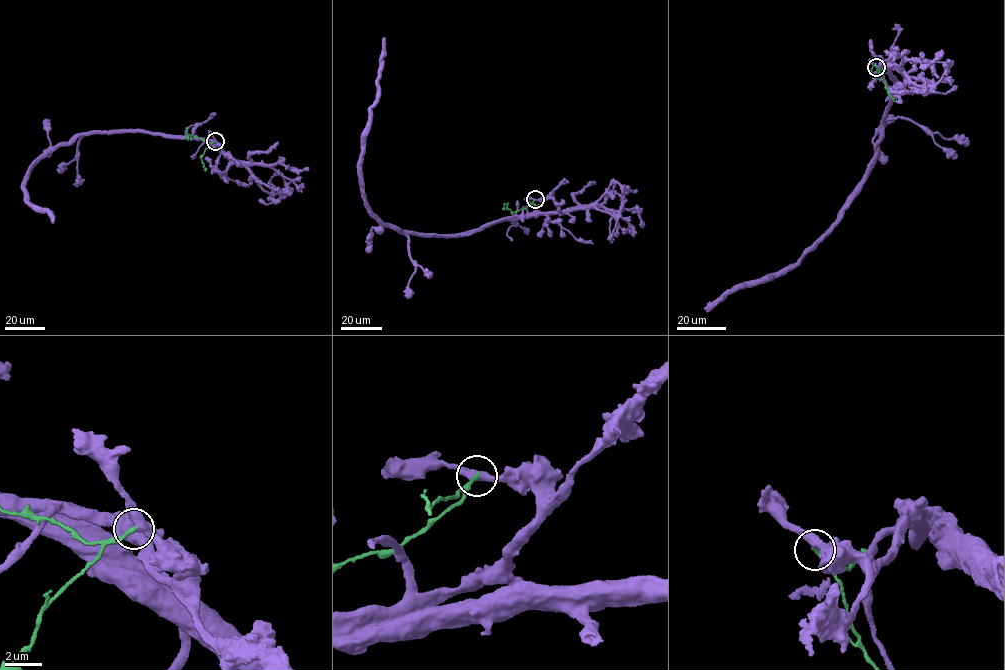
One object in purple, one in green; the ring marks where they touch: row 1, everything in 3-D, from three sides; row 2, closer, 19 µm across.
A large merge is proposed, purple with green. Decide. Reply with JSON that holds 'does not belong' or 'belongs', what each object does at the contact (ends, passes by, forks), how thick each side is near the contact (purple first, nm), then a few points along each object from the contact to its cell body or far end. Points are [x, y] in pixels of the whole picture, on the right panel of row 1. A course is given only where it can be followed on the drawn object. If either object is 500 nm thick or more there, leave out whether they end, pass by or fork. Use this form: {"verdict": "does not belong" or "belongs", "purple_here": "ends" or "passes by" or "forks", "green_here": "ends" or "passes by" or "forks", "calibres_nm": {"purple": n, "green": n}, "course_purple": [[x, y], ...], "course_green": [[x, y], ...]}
{"verdict": "does not belong", "purple_here": "passes by", "green_here": "ends", "calibres_nm": {"purple": 400, "green": 220}, "course_purple": [[876, 67], [889, 63], [893, 91], [869, 174], [842, 216], [796, 264], [723, 294], [704, 309]], "course_green": [[876, 67], [884, 68], [874, 74], [871, 68], [876, 63]]}

